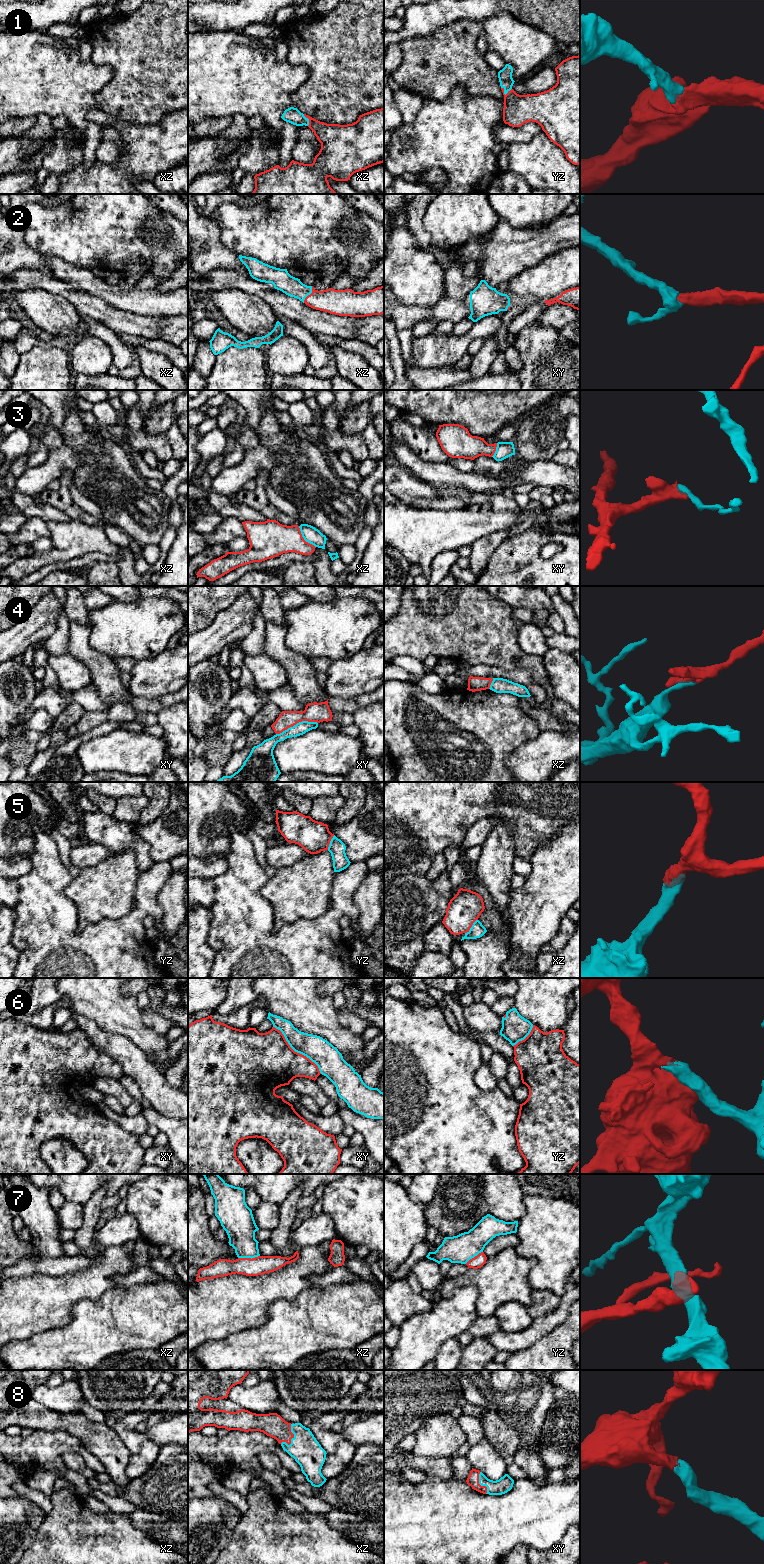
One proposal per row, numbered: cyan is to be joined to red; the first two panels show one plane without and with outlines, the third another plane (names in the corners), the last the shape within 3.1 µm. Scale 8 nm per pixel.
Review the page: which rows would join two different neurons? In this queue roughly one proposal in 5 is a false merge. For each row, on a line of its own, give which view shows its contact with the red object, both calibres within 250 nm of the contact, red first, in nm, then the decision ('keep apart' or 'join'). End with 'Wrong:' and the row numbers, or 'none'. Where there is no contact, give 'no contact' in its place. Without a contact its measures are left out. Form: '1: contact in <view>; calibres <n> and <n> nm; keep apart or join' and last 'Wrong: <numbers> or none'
1: contact in yz; calibres 240 and 110 nm; join
2: contact in xz; calibres 200 and 160 nm; join
3: contact in xz; calibres 280 and 130 nm; keep apart
4: contact in xy; calibres 160 and 100 nm; keep apart
5: contact in xz; calibres 260 and 120 nm; join
6: contact in xy; calibres 440 and 200 nm; join
7: contact in xz; calibres 150 and 240 nm; keep apart
8: contact in xz; calibres 190 and 240 nm; join
Wrong: 3, 4, 7

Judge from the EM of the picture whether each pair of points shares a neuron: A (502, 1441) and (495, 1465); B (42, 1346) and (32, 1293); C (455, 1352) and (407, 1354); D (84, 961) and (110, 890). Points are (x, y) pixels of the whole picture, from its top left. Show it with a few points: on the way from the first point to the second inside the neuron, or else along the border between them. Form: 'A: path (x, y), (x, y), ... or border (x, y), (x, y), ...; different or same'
A: border (485, 1436), (493, 1448), (504, 1458); different
B: border (62, 1325), (18, 1340); different
C: border (455, 1337), (448, 1338), (441, 1345), (433, 1359); different
D: border (122, 916), (101, 919), (80, 931), (76, 927); different

